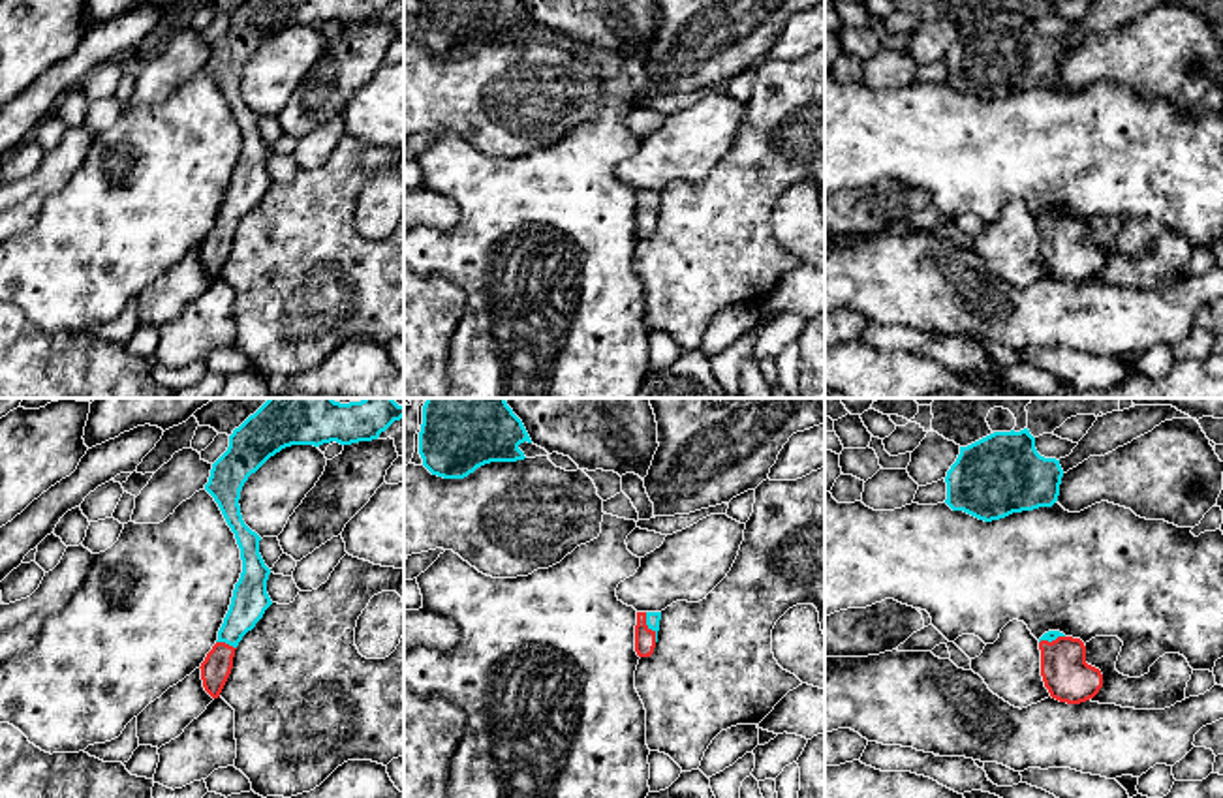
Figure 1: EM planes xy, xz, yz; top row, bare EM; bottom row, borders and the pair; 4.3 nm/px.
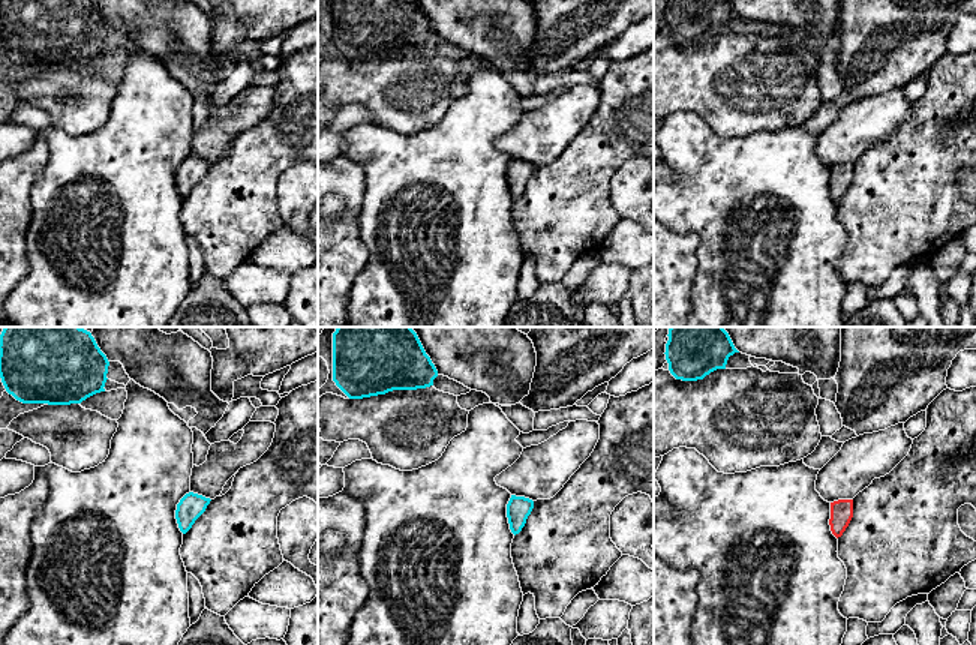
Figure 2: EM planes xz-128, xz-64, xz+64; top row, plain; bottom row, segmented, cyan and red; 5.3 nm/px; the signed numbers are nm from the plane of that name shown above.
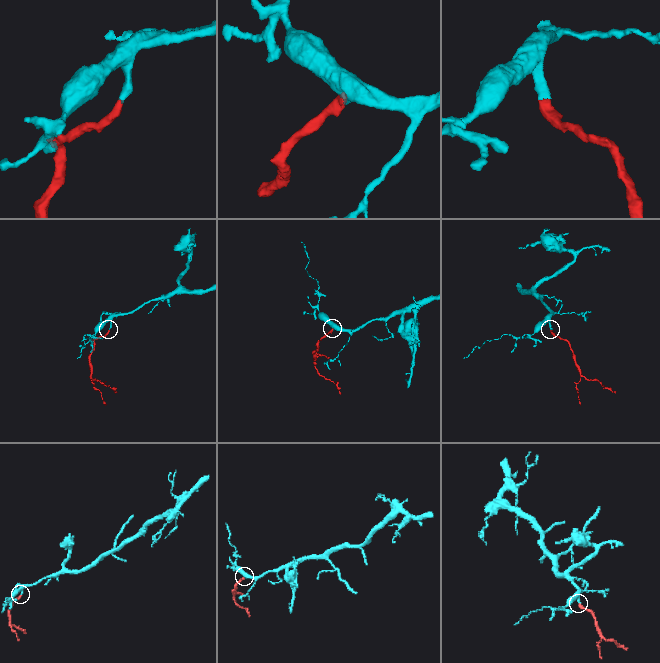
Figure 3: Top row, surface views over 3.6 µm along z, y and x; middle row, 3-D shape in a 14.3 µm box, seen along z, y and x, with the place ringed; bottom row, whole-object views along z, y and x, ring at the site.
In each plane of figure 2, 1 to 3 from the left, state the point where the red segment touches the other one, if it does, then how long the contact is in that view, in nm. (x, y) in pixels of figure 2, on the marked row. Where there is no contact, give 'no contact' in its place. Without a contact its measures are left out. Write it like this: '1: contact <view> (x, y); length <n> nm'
1: no contact
2: no contact
3: no contact

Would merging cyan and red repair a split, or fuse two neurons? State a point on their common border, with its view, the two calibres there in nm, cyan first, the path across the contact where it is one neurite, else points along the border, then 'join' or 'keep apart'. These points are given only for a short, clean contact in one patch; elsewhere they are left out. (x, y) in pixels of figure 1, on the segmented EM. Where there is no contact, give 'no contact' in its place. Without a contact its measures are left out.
meets cyan in xz at (649, 628); 60 nm thick on the cyan side, 100 nm on the other; runs through xz (652, 618), (649, 628), (645, 639); join

